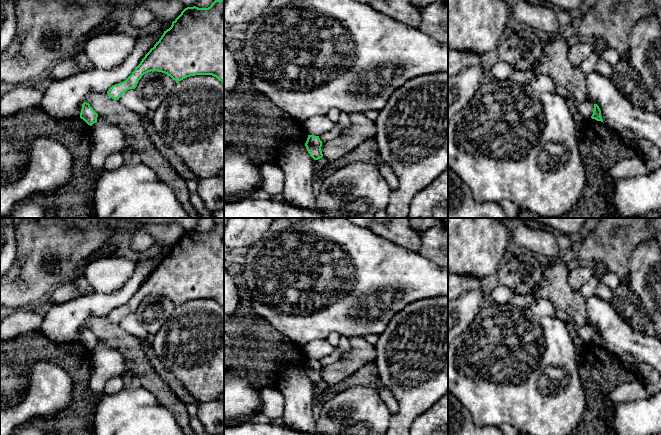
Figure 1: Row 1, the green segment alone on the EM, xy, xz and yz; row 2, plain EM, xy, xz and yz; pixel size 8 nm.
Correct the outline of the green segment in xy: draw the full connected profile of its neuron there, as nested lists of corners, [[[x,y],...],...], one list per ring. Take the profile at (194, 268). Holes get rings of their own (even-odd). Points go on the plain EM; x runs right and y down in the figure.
[[[215,224],[208,232],[185,232],[132,298],[107,315],[108,320],[119,324],[127,314],[135,313],[142,300],[151,295],[165,297],[176,306],[195,299],[212,299],[224,309],[224,224]]]

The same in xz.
[[[308,359],[305,370],[308,377],[314,384],[318,384],[323,381],[321,375],[322,367],[323,366],[320,364],[319,360]]]

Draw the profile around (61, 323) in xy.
[[[153,257],[137,262],[130,280],[119,291],[110,294],[94,292],[65,303],[53,304],[43,316],[40,331],[55,343],[79,341],[77,332],[85,326],[90,316],[107,316],[132,298],[156,268]]]

